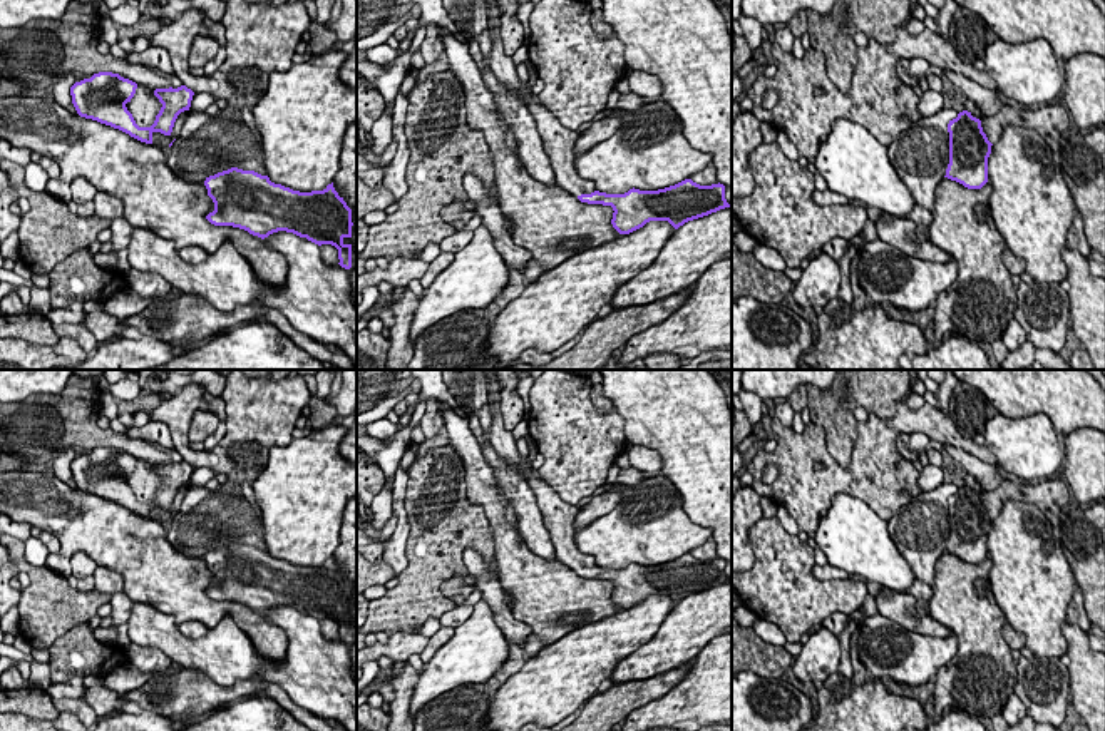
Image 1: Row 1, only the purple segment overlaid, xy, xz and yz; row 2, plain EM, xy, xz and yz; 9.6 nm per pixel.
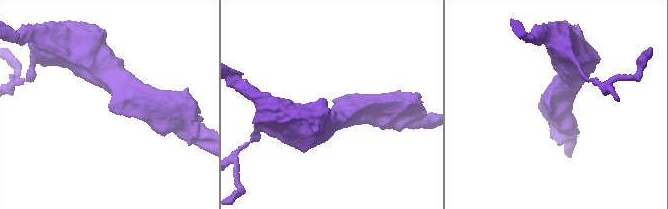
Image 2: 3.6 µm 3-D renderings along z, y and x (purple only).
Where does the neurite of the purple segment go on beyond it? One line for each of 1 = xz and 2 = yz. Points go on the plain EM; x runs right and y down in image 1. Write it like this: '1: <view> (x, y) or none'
1: xz (558, 516)
2: none

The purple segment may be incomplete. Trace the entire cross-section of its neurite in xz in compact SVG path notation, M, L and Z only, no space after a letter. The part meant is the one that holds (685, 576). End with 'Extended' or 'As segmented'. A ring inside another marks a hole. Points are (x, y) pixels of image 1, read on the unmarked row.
M496 370L484 371L489 378L489 391L494 396L489 440L509 467L517 467L532 488L559 562L576 570L581 577L611 580L614 585L611 599L619 609L630 609L650 596L668 596L678 604L688 596L730 582L725 574L725 560L720 557L700 560L691 554L685 554L658 565L633 562L624 569L606 569L599 567L593 555L579 552L574 544L573 527L579 507L566 504L551 485L539 480L532 470L534 460L526 460L519 453L512 432L504 428L501 385L496 378Z. Extended

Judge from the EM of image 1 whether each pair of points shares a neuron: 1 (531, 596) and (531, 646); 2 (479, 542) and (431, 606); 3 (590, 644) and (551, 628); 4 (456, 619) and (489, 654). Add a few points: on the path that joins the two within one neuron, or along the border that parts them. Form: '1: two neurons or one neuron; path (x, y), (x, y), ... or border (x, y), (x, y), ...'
1: one neuron; path (538, 608), (538, 634)
2: one neuron; path (459, 546), (431, 574), (431, 586)
3: two neurons; border (603, 618), (575, 628), (546, 644), (534, 656)
4: two neurons; border (472, 606), (472, 613), (456, 628)

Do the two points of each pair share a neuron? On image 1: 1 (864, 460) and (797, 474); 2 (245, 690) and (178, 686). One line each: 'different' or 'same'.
1: same
2: same

